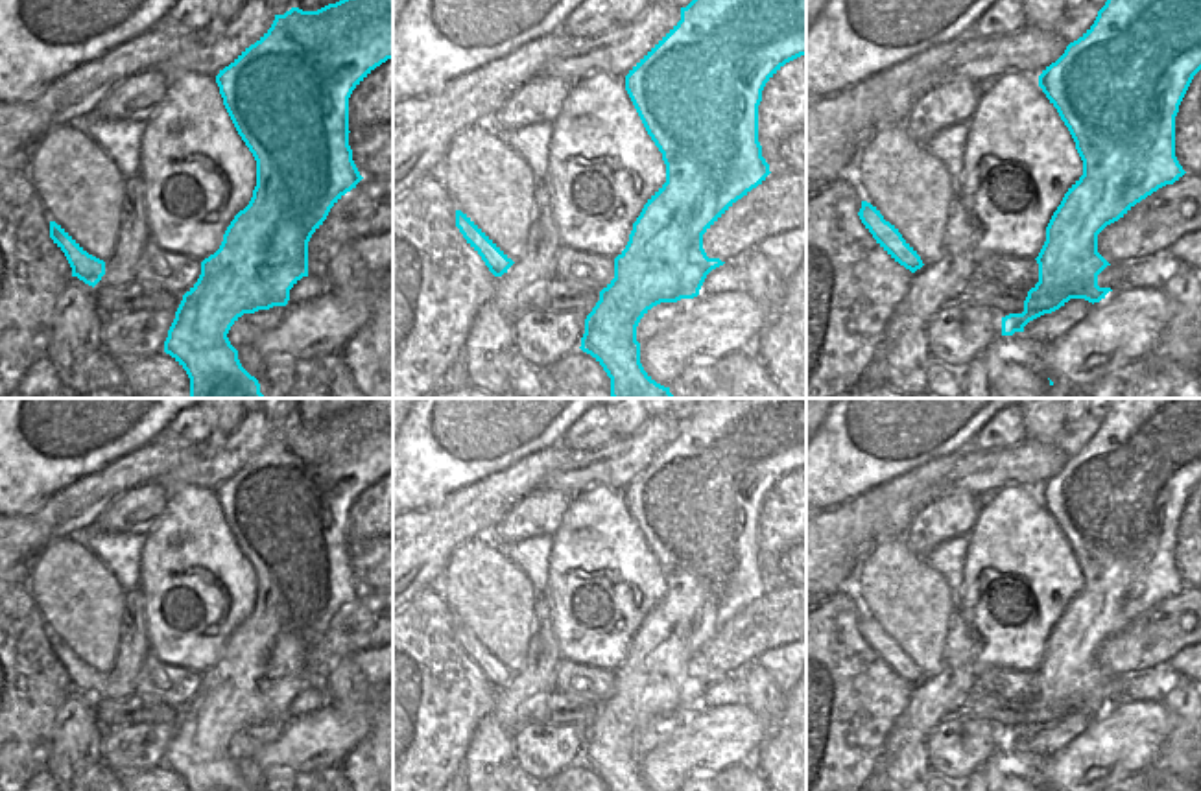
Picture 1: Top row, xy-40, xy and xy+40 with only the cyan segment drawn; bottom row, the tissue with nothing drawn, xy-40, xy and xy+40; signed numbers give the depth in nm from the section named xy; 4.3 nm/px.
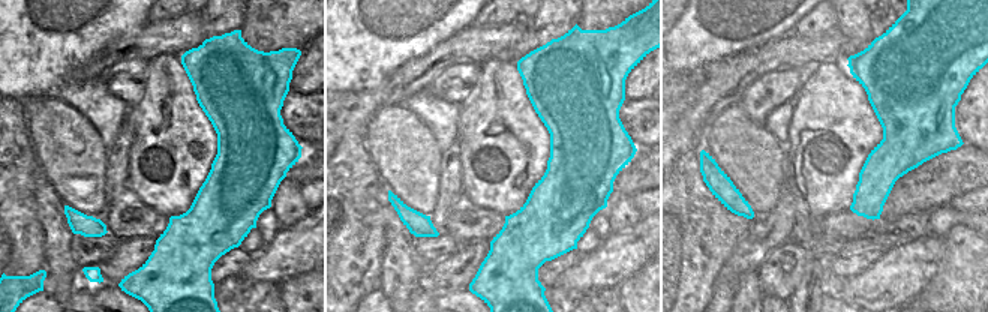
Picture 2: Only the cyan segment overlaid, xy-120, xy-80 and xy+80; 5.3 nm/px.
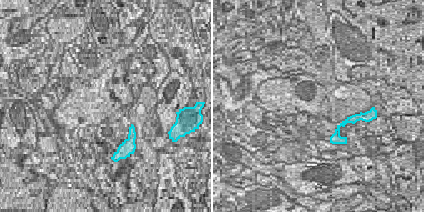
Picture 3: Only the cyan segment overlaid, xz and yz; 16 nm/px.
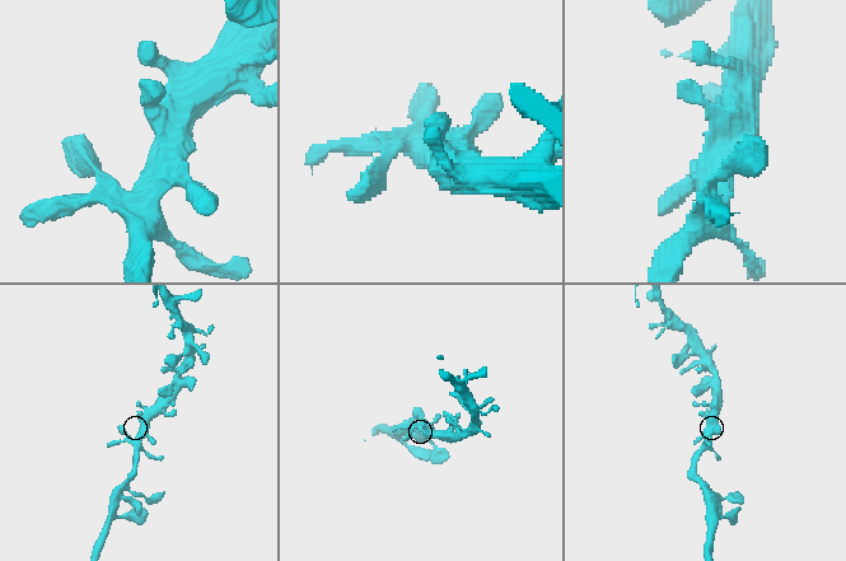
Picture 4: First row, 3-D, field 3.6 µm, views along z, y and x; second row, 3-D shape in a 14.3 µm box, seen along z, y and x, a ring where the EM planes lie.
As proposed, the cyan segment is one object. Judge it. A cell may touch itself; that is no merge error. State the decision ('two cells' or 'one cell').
one cell

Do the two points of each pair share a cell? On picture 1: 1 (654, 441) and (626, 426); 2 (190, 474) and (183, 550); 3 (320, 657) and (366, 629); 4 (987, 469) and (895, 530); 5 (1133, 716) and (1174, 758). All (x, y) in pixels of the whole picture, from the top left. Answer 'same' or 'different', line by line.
1: different
2: different
3: same
4: same
5: different

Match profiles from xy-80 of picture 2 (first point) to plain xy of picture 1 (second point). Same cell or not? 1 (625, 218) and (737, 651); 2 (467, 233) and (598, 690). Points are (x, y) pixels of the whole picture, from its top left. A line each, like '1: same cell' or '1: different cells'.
1: different cells
2: same cell

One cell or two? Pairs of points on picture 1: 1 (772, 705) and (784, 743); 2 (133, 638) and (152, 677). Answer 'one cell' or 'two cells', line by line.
1: two cells
2: two cells

